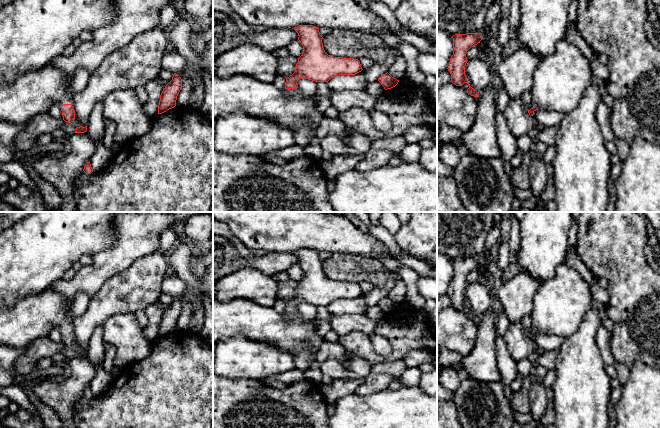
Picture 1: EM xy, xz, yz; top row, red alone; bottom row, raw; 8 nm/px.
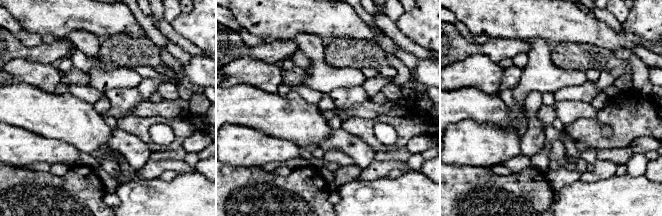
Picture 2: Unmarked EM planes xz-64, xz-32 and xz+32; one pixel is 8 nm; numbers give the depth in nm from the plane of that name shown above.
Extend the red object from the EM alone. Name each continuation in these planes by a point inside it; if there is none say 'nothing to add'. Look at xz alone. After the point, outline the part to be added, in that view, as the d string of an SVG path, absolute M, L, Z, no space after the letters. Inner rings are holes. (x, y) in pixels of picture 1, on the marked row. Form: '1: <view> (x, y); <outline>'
1: xz (239, 93); M213 75L213 119L222 113L244 112L263 118L277 125L286 126L293 132L304 124L318 128L324 119L315 103L314 96L305 97L298 88L278 89L273 83L264 83L248 75L233 75L225 78Z

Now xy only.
1: xy (33, 93); M50 62L39 70L21 74L11 83L3 83L0 85L0 121L24 125L37 115L49 113L55 104L72 105L74 93L70 92L70 83L68 75Z

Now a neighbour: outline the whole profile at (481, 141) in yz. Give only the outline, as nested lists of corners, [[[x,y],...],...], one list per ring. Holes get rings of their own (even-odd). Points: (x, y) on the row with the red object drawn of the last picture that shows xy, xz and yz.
[[[490,87],[479,92],[477,118],[461,137],[469,153],[479,158],[501,157],[497,141],[496,97],[497,92]]]

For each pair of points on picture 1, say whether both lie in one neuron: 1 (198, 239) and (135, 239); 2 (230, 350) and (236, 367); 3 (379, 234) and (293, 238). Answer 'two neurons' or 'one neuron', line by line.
1: two neurons
2: one neuron
3: two neurons

